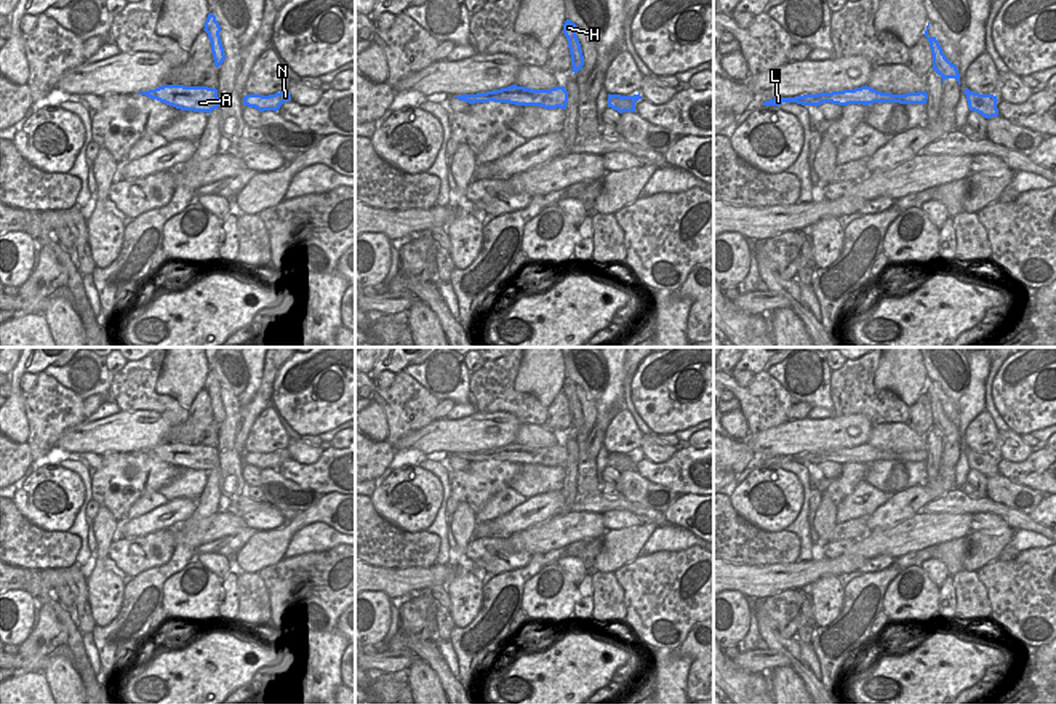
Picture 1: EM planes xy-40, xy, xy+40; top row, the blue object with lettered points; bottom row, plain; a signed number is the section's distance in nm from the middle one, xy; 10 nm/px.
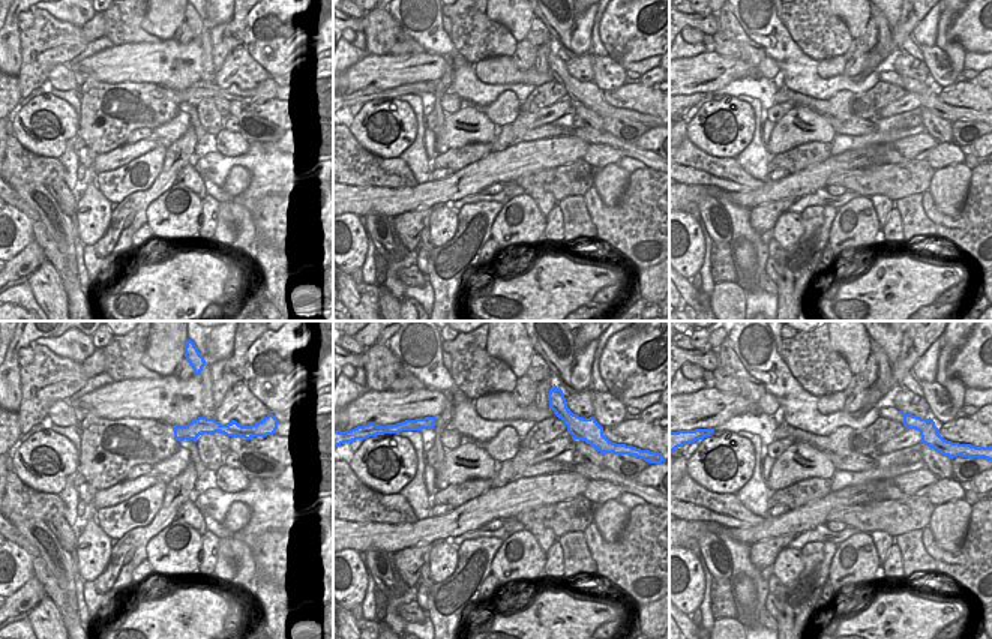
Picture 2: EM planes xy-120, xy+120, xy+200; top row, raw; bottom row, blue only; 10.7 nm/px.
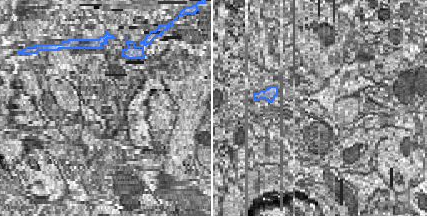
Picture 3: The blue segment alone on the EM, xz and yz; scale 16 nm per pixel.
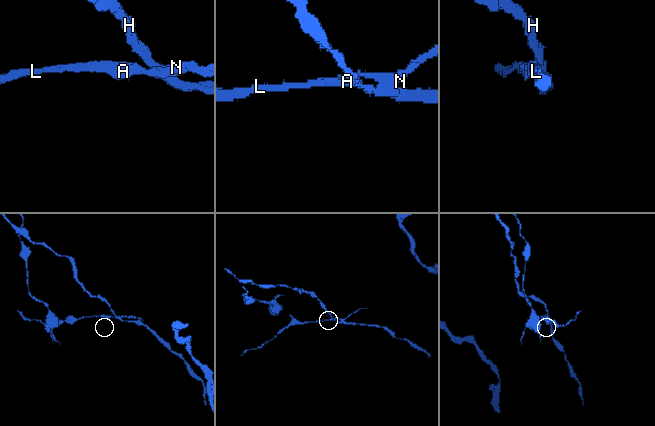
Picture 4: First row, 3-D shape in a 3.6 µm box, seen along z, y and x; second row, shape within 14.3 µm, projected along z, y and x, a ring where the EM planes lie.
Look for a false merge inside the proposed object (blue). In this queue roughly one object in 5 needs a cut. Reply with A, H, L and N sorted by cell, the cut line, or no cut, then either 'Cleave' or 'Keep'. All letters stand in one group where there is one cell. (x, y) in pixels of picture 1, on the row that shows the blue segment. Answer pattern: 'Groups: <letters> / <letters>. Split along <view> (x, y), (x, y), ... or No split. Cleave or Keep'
Groups: A L N / H. Split along xy (613, 95), (608, 106). Cleave

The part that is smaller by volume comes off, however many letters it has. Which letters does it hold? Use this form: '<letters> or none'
A, L, N

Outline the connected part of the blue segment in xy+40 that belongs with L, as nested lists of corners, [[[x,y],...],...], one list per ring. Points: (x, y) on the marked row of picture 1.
[[[861,86],[854,90],[832,91],[832,93],[818,93],[818,94],[803,94],[797,98],[774,98],[765,101],[763,106],[781,106],[782,102],[797,102],[802,106],[821,106],[824,102],[832,102],[838,106],[848,104],[874,104],[874,102],[899,102],[899,104],[926,104],[926,91],[906,93],[906,94],[891,94],[882,93],[870,86]]]

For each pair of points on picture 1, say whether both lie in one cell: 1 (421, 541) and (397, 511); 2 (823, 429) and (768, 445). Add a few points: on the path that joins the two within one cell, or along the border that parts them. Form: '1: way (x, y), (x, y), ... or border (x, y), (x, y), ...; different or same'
1: border (380, 514), (402, 530), (424, 532); different
2: way (810, 436), (781, 440); same

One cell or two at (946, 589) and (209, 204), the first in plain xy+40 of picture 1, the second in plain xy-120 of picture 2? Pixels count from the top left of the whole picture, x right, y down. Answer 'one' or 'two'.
one

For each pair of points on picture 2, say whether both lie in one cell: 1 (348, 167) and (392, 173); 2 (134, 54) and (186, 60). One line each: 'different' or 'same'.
1: same
2: same

